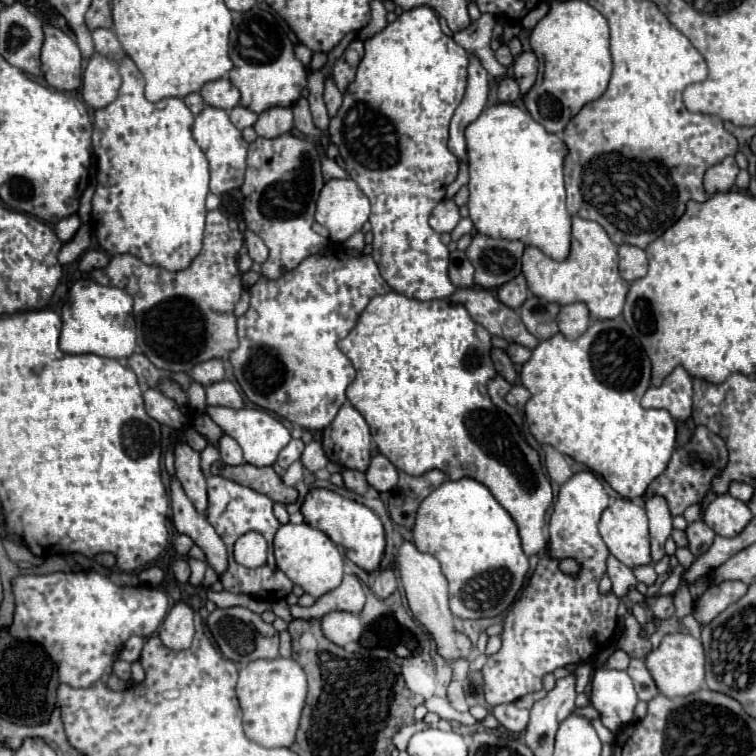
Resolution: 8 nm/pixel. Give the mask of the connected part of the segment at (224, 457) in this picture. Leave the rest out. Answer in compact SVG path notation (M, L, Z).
M223 435L219 439L219 453L221 453L221 461L227 463L227 465L241 465L241 463L245 463L239 443L233 437L229 437L229 435Z

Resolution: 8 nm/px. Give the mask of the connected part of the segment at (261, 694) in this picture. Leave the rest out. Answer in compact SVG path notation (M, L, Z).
M295 659L251 661L239 671L237 697L243 711L245 735L263 747L291 747L307 697L307 677Z

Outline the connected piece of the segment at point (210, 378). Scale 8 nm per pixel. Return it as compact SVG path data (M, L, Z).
M209 359L209 361L203 361L203 363L195 365L195 369L191 369L189 375L191 375L193 381L207 387L207 385L213 385L217 381L223 381L225 379L225 369L223 369L221 359Z

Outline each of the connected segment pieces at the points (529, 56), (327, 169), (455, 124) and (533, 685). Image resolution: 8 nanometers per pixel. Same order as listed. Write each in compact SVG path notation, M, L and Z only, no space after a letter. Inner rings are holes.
M525 51L525 53L521 53L515 59L515 63L513 63L513 75L515 75L517 83L519 83L521 95L525 95L533 87L533 83L537 79L537 65L539 63L537 63L537 57L535 57L533 51Z
M323 157L323 177L325 177L325 181L329 181L329 179L341 179L341 177L347 177L347 171L341 169L333 159Z
M471 57L469 63L469 79L467 79L467 91L461 101L461 105L455 109L455 115L449 125L449 149L455 153L457 159L467 159L467 145L465 145L465 127L473 123L481 111L487 105L487 93L489 93L489 75L483 69L481 61L477 57Z
M577 471L569 481L565 481L559 489L557 503L553 507L553 515L549 519L549 553L547 553L547 565L537 565L533 577L529 579L529 585L523 589L517 603L511 607L511 611L505 617L505 631L501 633L503 647L489 657L489 661L483 667L483 695L487 705L501 705L501 703L513 703L521 695L539 691L541 679L545 673L555 671L557 667L565 667L569 663L587 661L591 655L595 655L601 645L613 635L615 623L617 623L617 605L619 599L611 595L599 593L599 581L605 575L605 563L609 557L609 551L603 549L603 539L597 531L599 517L603 509L607 507L609 495L601 479L591 471ZM573 557L581 565L579 575L567 575L557 565L559 559Z

